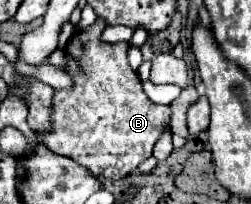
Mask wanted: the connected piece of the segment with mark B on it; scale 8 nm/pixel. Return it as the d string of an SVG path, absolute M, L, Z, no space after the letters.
M96 18L94 24L80 30L76 36L72 36L72 40L66 46L66 54L64 54L66 60L72 64L66 64L64 72L74 80L74 86L66 90L54 90L52 104L50 104L52 126L48 132L34 132L34 136L38 142L46 144L52 152L76 160L78 164L90 168L96 176L118 180L118 178L132 174L136 166L146 156L152 154L154 142L158 140L162 128L170 122L170 108L148 100L148 96L142 90L142 82L138 74L128 64L128 58L126 58L128 44L126 42L116 42L116 44L102 42L102 32L106 28L108 24Z

